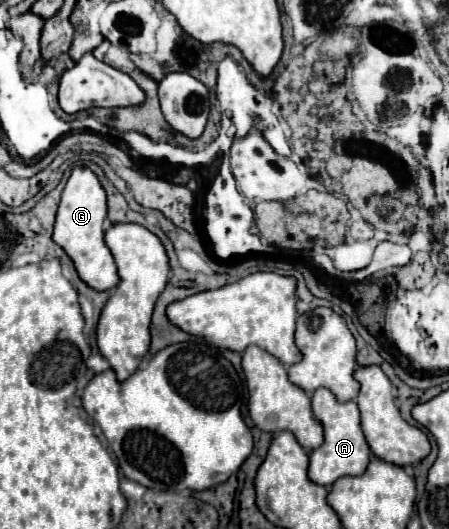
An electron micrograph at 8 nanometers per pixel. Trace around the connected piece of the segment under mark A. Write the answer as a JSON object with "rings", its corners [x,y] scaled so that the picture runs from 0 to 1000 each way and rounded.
{"rings":[[[708,733],[695,745],[695,783],[722,809],[722,836],[690,854],[686,904],[713,919],[735,919],[762,900],[793,900],[815,888],[824,847],[802,809],[802,779],[788,760],[753,760],[726,733]]]}

